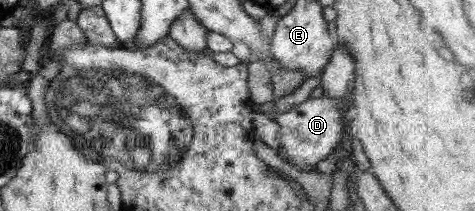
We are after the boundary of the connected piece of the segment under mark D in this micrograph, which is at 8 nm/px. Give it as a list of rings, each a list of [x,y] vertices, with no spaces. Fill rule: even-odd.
[[[324,93],[319,98],[310,97],[290,110],[277,114],[273,119],[281,126],[278,156],[281,156],[284,162],[288,162],[296,170],[317,170],[318,163],[325,160],[343,139],[345,131],[343,118],[345,114],[351,116],[353,113],[352,106],[348,112],[343,106],[349,106],[349,104],[344,104],[340,99]]]

